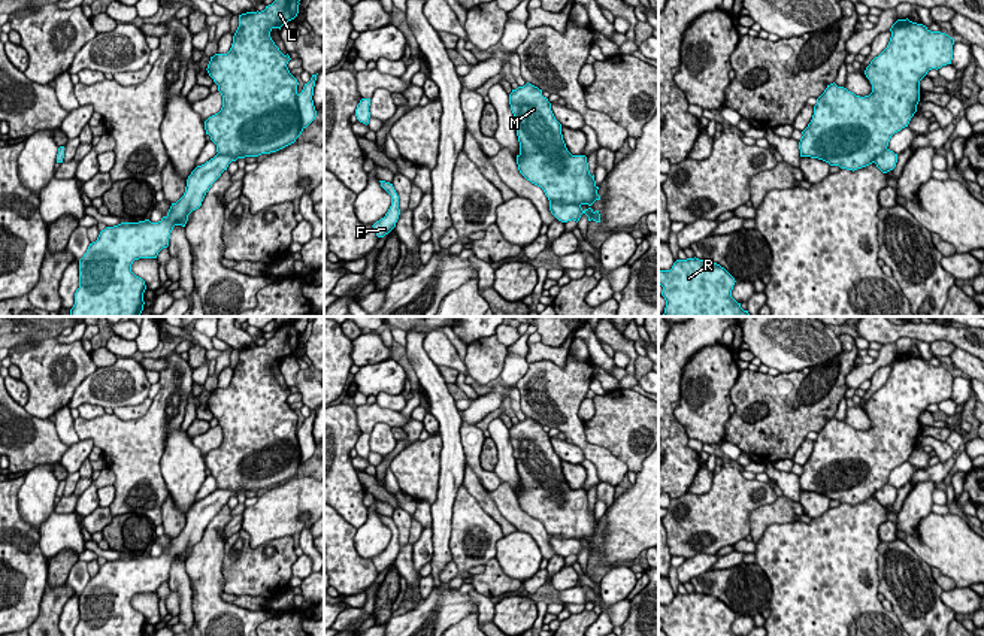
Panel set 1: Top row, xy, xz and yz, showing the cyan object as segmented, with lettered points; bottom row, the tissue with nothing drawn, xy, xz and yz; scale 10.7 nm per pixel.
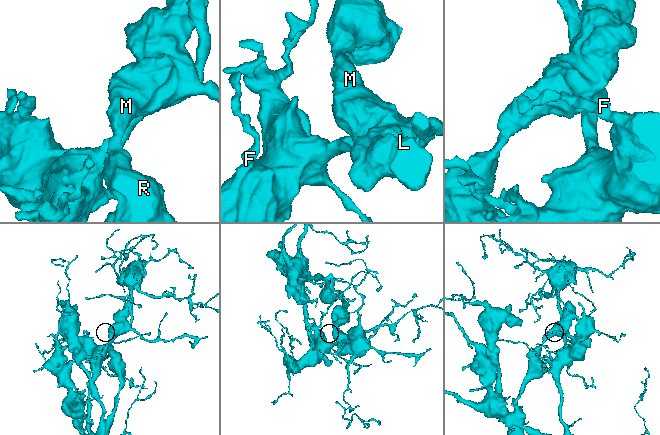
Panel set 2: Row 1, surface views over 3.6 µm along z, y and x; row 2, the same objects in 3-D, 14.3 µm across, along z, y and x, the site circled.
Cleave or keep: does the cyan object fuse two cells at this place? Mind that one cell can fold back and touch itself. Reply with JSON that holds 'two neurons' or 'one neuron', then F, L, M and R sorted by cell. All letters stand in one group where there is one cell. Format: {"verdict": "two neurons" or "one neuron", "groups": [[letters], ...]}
{"verdict": "one neuron", "groups": [["F", "L", "M", "R"]]}

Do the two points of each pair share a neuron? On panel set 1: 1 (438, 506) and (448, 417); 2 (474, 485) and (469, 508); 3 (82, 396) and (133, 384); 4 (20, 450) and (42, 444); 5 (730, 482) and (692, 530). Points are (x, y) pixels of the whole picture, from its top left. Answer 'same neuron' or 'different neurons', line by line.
1: same neuron
2: different neurons
3: same neuron
4: same neuron
5: same neuron

